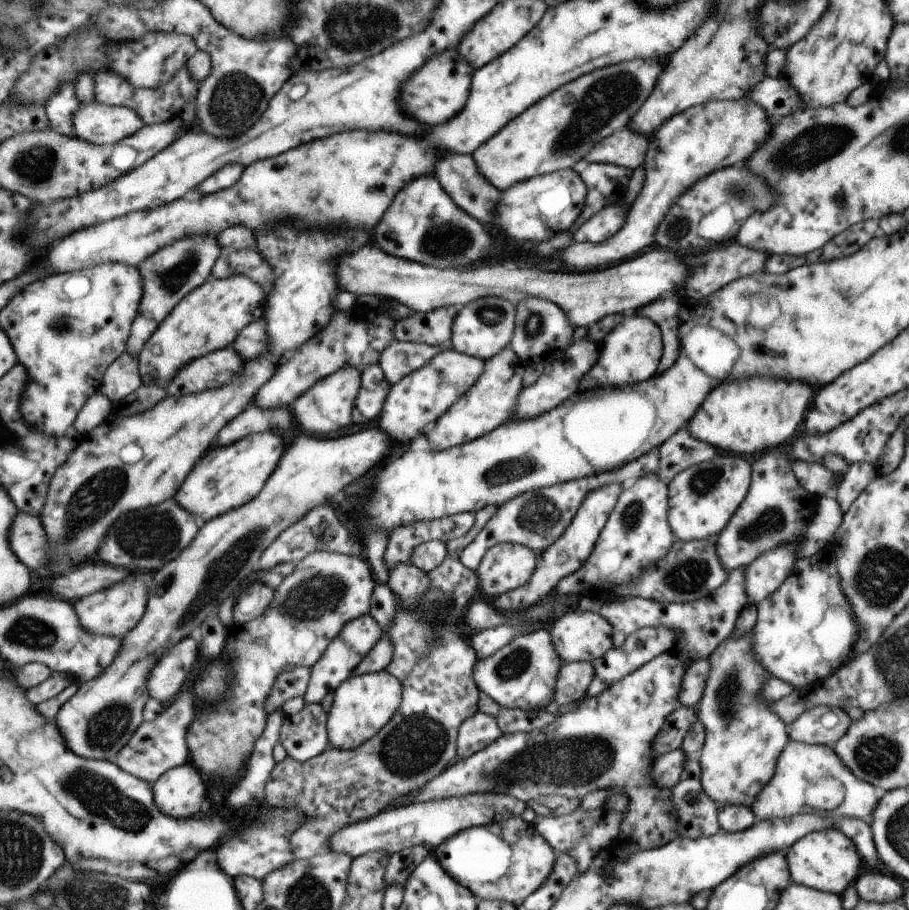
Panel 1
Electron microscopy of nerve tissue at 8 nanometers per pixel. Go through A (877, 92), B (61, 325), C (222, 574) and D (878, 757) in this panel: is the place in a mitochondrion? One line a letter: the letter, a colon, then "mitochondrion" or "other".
A: other
B: mitochondrion
C: mitochondrion
D: mitochondrion

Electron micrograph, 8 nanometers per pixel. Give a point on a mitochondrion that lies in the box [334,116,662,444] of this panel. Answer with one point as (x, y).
(447, 242)

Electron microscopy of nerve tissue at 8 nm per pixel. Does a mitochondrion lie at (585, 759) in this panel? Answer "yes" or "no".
yes

